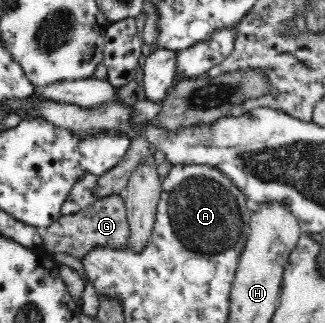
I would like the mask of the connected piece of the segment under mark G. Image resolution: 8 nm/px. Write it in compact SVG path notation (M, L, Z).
M123 194L97 199L89 208L77 214L61 215L55 223L40 230L41 249L49 253L65 253L83 259L95 248L123 250L128 247L129 225Z

